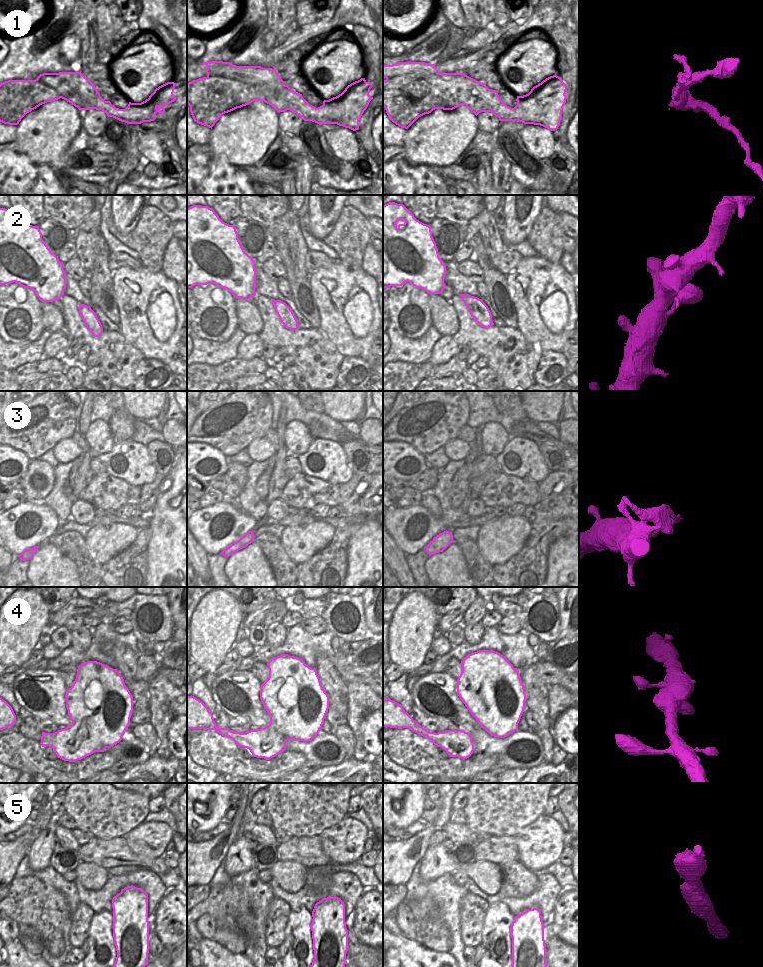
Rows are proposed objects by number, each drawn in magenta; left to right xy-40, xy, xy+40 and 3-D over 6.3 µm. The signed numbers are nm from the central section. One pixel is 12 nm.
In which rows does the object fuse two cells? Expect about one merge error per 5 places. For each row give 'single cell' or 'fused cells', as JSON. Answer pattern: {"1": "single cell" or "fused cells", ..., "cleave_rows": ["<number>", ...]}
{"1": "fused cells", "2": "single cell", "3": "fused cells", "4": "single cell", "5": "single cell", "cleave_rows": ["1", "3"]}

